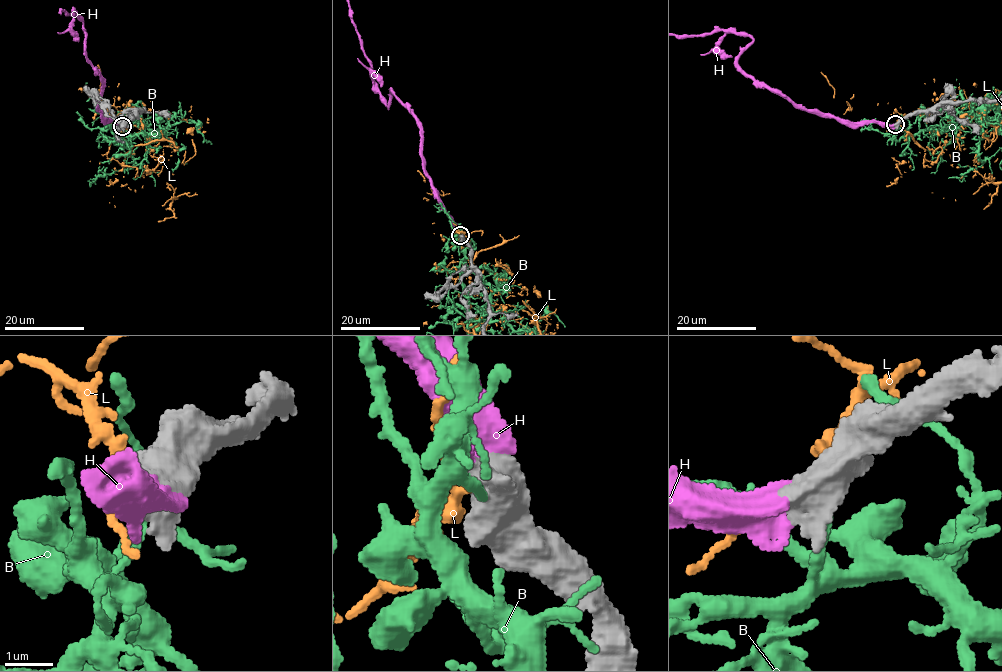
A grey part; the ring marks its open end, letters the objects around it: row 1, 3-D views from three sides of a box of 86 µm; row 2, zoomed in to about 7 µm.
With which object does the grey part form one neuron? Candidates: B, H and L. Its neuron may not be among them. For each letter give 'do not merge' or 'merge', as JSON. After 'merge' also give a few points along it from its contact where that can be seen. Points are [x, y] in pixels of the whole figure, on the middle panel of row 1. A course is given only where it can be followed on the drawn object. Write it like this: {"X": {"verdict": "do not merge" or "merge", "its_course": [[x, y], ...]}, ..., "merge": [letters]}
{"B": {"verdict": "do not merge"}, "H": {"verdict": "merge"}, "L": {"verdict": "do not merge"}, "merge": ["H"]}

